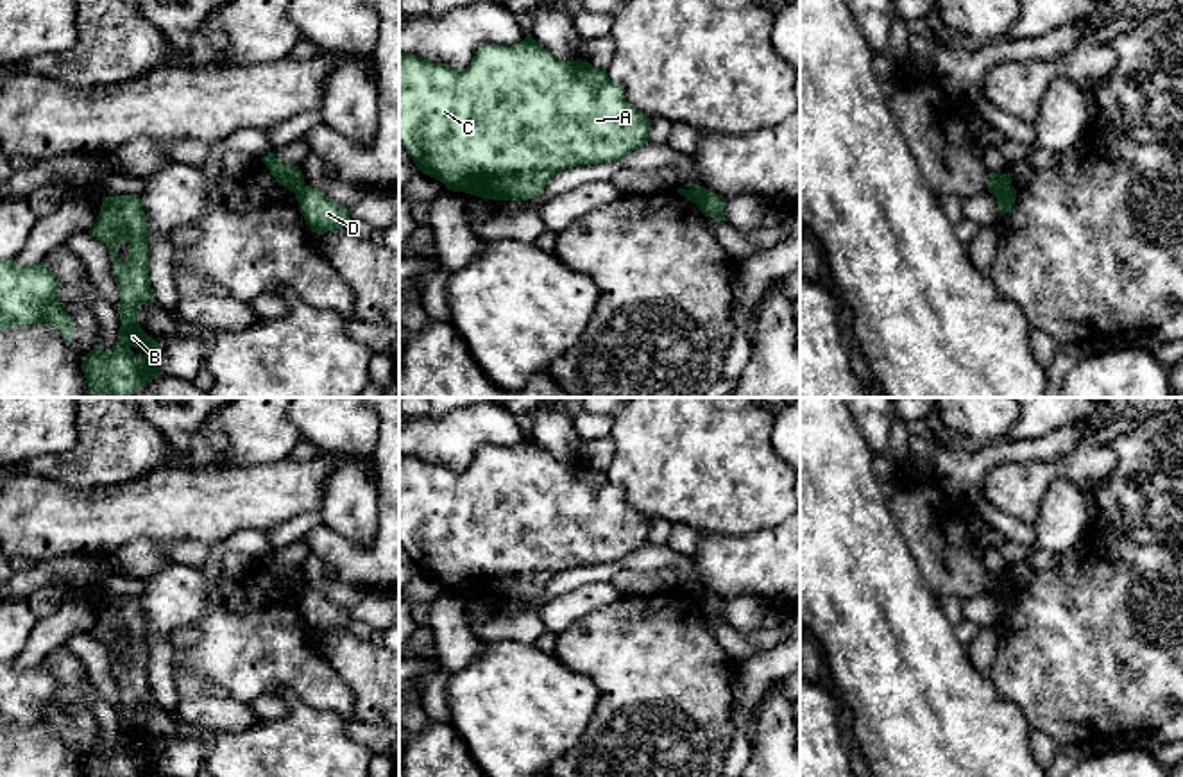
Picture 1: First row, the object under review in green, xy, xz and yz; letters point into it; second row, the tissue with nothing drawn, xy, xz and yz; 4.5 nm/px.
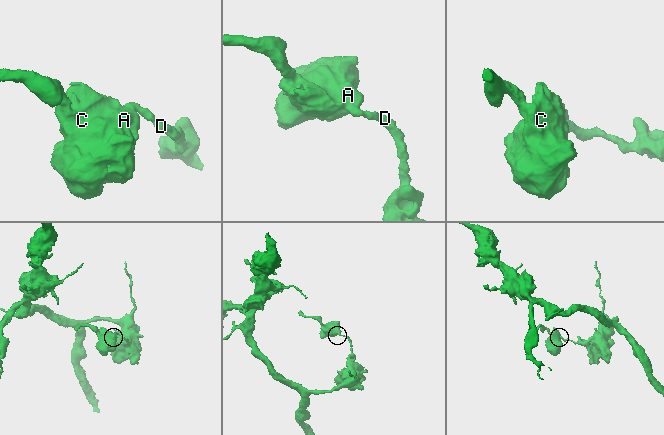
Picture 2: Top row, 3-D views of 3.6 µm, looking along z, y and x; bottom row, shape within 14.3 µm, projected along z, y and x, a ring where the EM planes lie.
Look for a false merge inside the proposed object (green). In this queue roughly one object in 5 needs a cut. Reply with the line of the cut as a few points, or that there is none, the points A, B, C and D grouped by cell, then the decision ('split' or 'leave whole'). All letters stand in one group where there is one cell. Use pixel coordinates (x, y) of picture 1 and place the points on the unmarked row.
yz (1010, 586), (995, 597) | A B C / D | split

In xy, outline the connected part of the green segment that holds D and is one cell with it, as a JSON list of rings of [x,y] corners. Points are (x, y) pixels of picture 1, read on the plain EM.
[[[304,587],[295,594],[295,600],[306,625],[319,637],[342,630],[351,621],[345,607],[333,603],[326,594],[315,589]]]

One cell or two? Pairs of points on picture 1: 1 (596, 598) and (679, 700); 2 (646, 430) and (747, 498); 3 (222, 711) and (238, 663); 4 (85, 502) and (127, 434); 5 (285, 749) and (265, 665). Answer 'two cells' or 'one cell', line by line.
1: two cells
2: one cell
3: two cells
4: two cells
5: two cells

